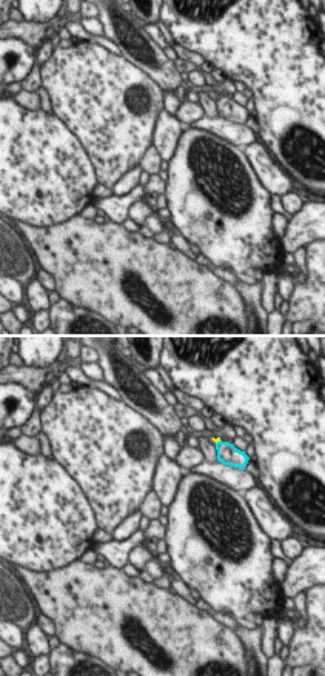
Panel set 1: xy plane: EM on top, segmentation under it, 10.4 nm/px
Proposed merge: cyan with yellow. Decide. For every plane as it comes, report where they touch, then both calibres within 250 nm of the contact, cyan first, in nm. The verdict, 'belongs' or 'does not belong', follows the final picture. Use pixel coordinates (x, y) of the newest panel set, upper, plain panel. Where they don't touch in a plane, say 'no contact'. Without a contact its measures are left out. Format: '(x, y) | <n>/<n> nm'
(217, 97) | 220/50 nm

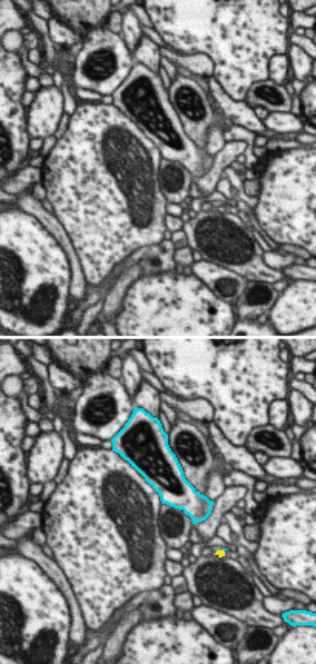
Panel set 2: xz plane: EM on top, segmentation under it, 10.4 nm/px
no contact

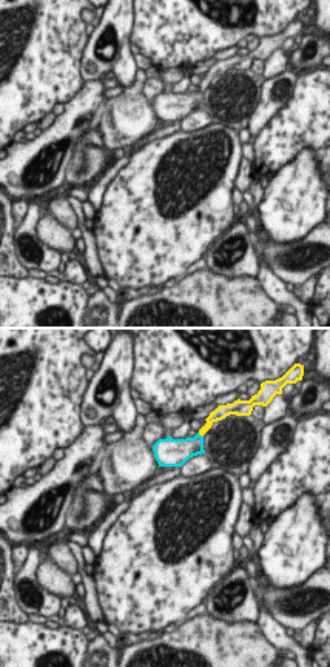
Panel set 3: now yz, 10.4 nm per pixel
(199, 90) | 240/120 nm

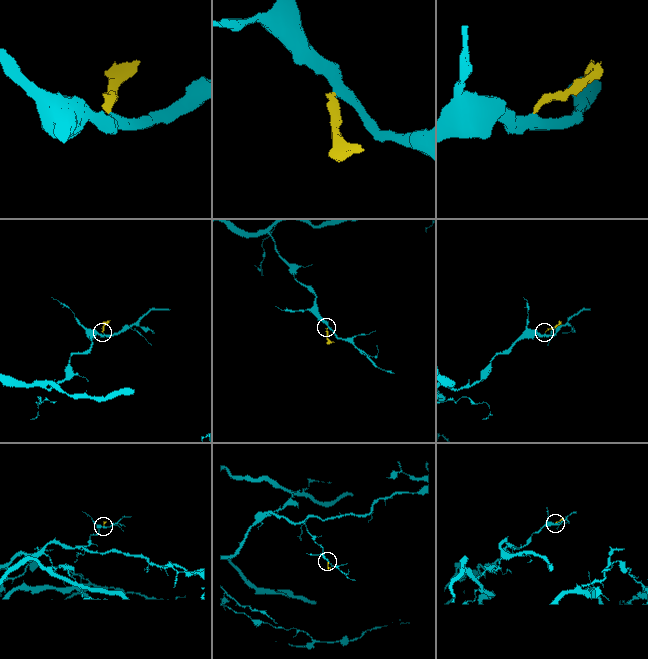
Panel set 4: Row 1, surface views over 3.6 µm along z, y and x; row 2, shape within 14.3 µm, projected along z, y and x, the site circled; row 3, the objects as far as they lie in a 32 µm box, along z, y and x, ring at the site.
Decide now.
does not belong

